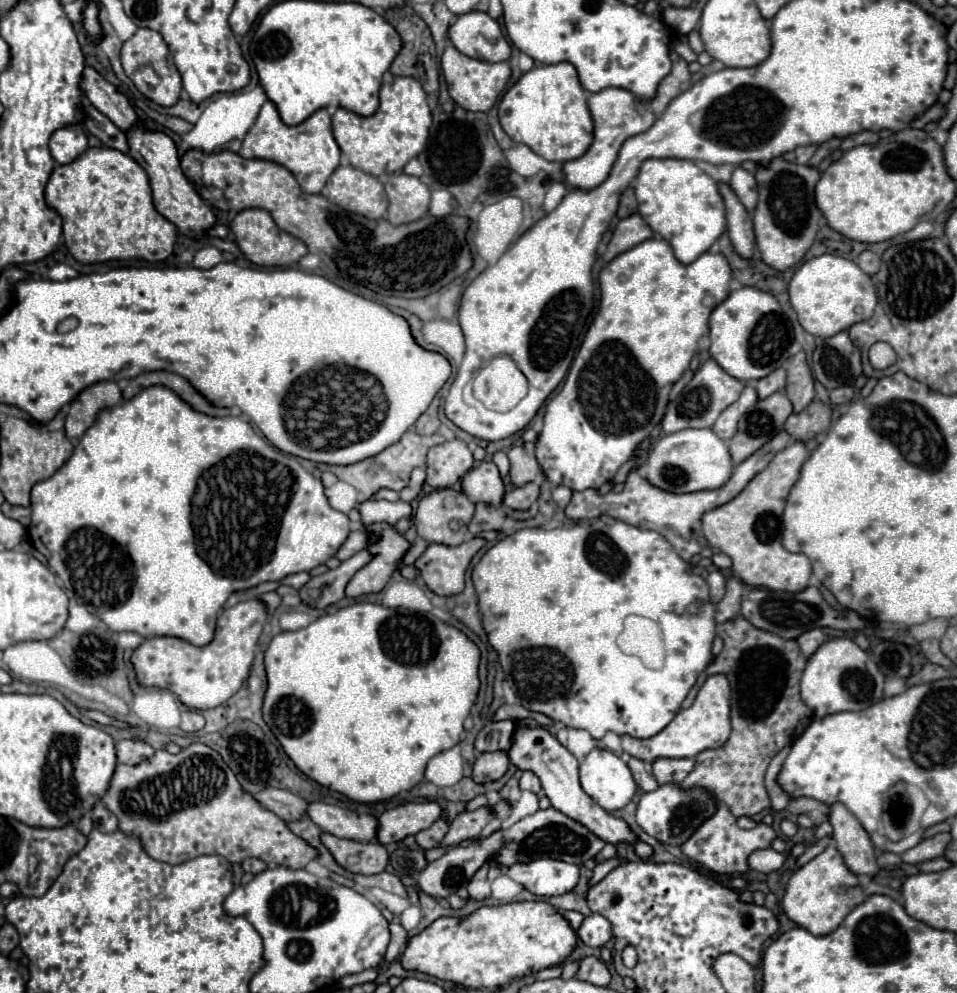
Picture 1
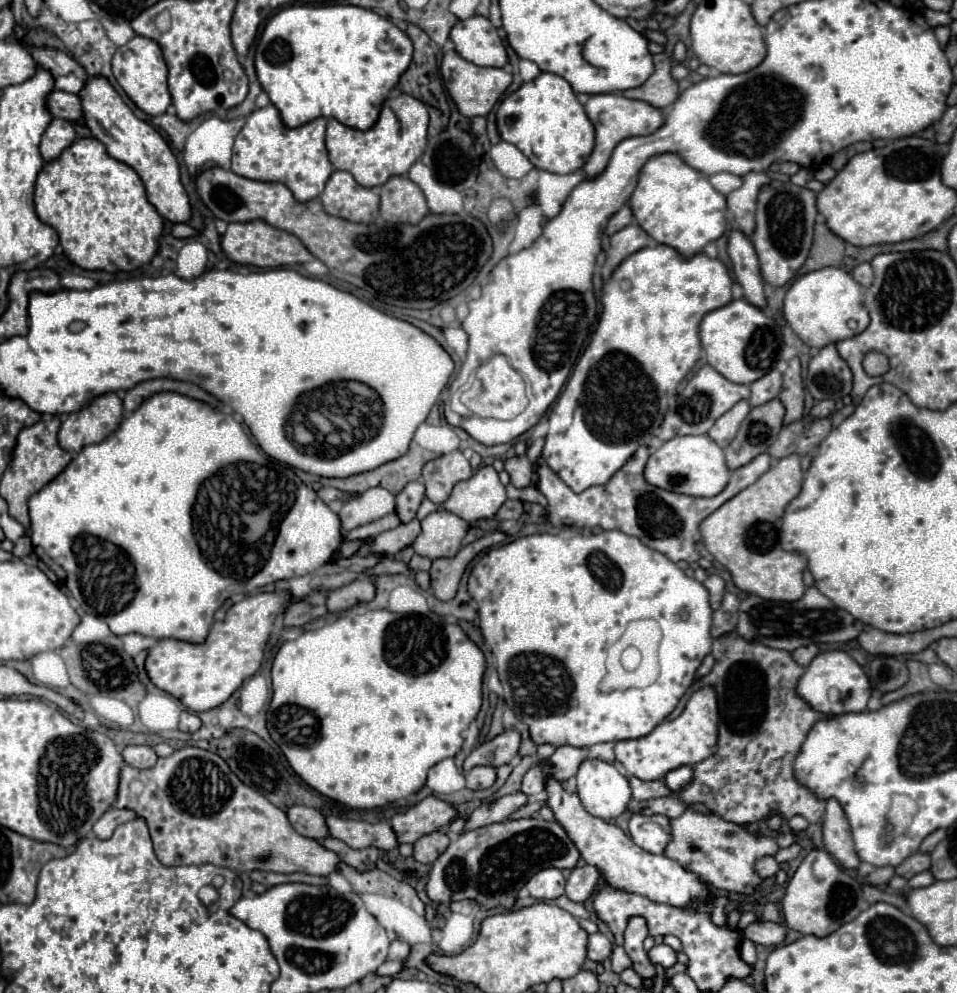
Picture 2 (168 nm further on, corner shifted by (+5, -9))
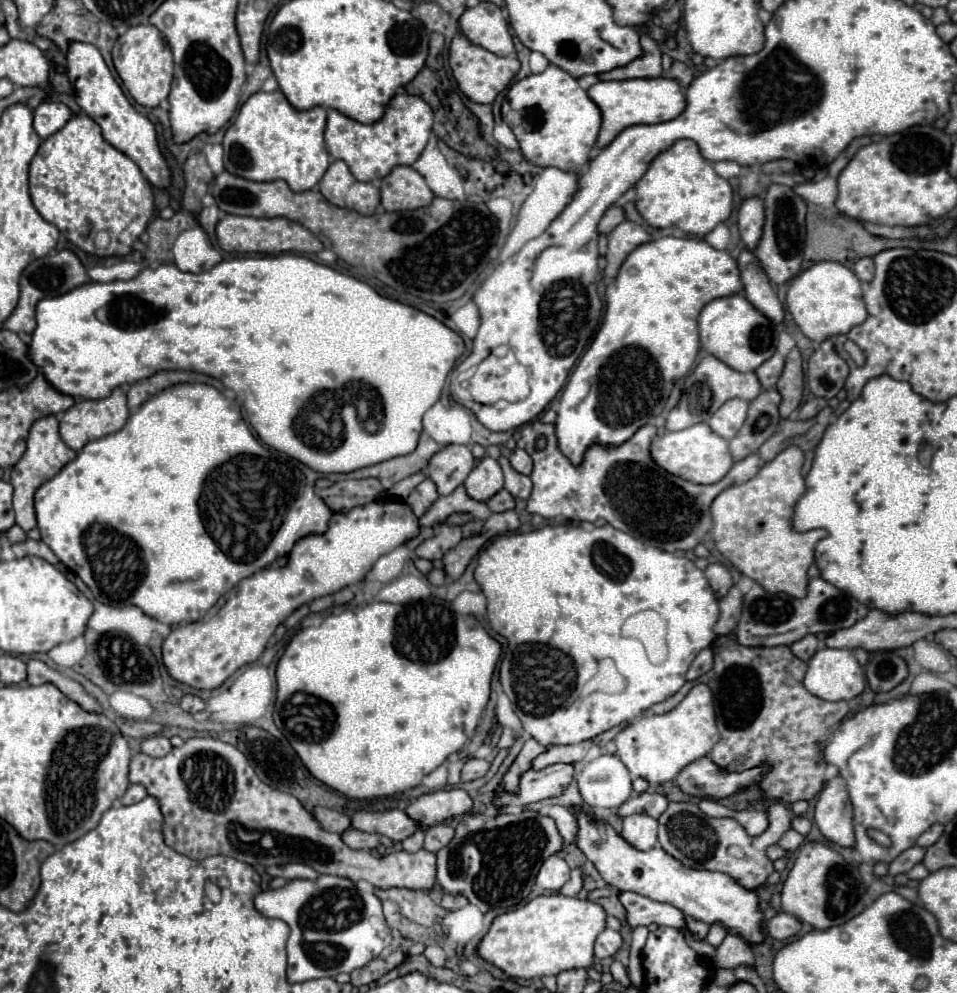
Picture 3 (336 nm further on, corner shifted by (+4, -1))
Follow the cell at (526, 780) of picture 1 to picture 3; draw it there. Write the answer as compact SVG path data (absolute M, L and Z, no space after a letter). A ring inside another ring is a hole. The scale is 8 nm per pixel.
M582 741L582 743L576 743L576 745L552 745L532 761L532 769L540 771L540 769L544 769L548 765L556 765L556 763L572 763L572 765L576 765L576 763L580 763L584 759L586 751L592 745L594 745L592 741Z

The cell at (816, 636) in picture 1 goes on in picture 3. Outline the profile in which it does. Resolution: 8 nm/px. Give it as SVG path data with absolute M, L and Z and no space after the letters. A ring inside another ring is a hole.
M806 635L804 639L792 643L790 649L792 649L792 653L794 653L798 659L808 661L808 659L816 653L816 649L818 649L818 637L816 637L816 635Z

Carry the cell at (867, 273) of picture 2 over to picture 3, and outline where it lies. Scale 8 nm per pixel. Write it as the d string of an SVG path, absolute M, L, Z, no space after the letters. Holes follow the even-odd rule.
M862 257L862 259L858 259L856 265L854 265L854 273L858 275L860 281L868 283L868 281L872 279L872 275L874 275L874 261L872 261L870 257Z

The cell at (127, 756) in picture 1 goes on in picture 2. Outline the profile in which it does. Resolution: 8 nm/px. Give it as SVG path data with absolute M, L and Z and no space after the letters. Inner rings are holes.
M131 745L131 747L125 747L123 749L123 757L125 757L125 763L133 765L133 767L139 767L139 769L149 769L157 763L157 753L153 747L147 747L147 745Z

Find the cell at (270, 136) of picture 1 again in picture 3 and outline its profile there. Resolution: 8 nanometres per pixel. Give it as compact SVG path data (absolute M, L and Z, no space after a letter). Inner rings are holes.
M280 91L272 93L254 93L238 111L238 117L234 123L228 127L224 135L224 169L250 179L250 181L276 181L284 179L292 191L308 191L314 189L320 179L324 177L328 165L330 165L330 155L324 145L324 127L326 127L326 111L322 107L312 107L308 111L296 111L288 99Z

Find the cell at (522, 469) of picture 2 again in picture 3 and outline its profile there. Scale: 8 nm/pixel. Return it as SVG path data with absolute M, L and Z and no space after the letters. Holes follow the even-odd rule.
M514 449L510 455L510 465L522 473L522 475L530 475L532 473L532 459L524 449Z

